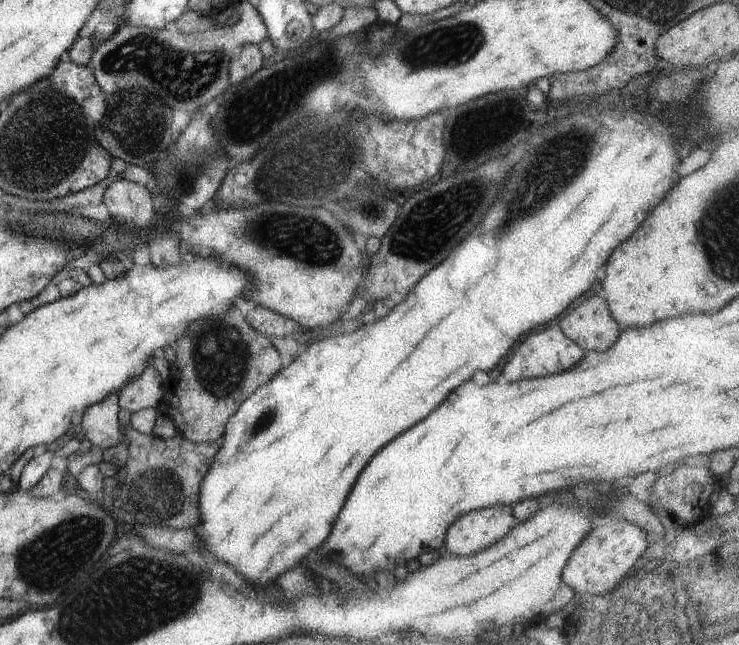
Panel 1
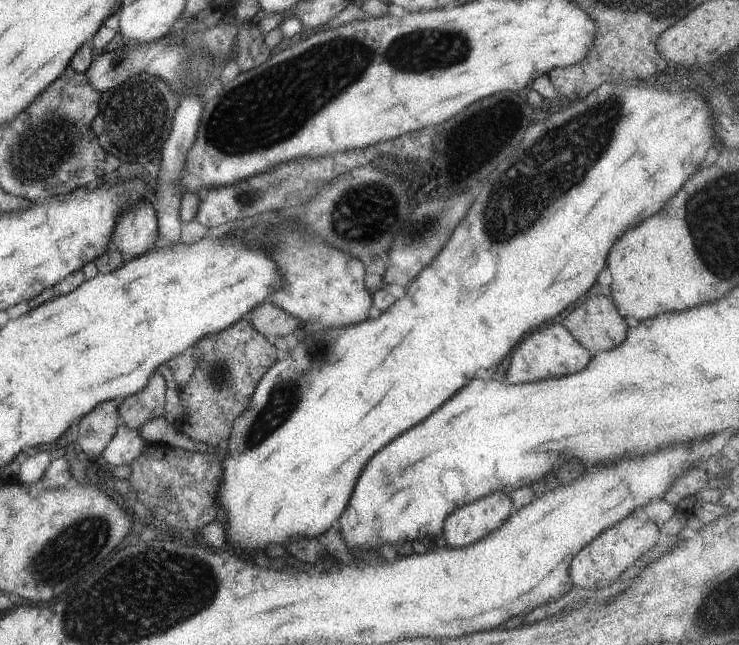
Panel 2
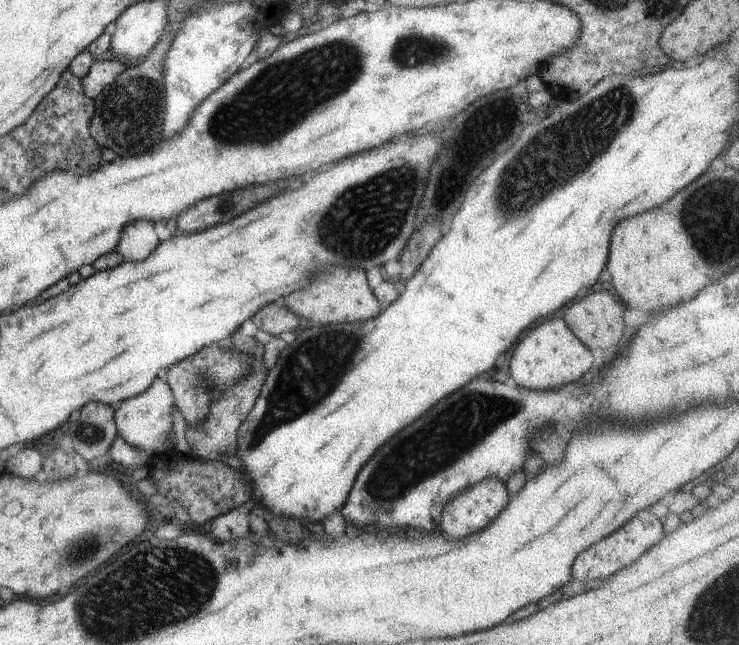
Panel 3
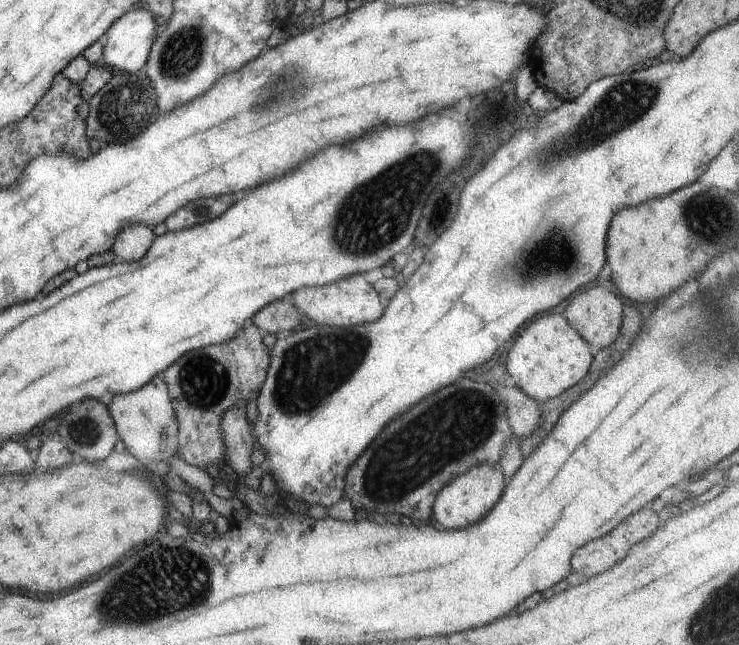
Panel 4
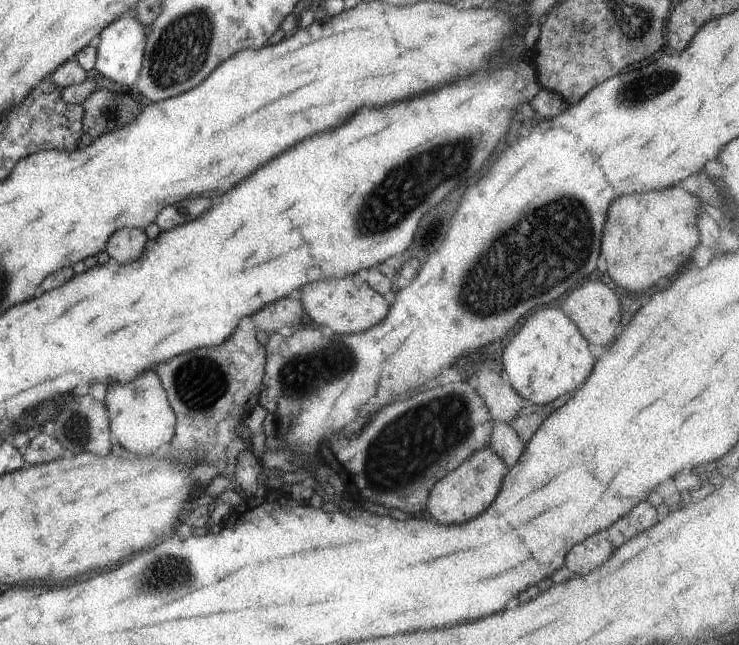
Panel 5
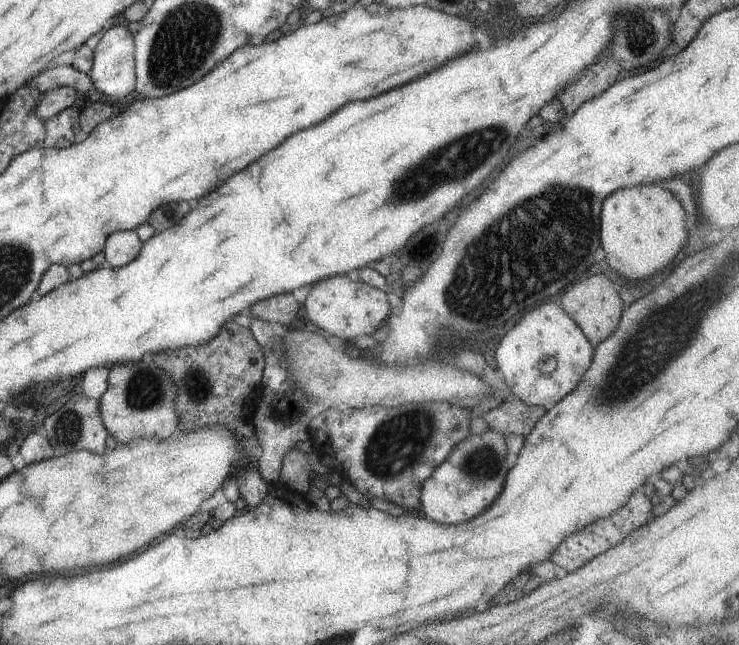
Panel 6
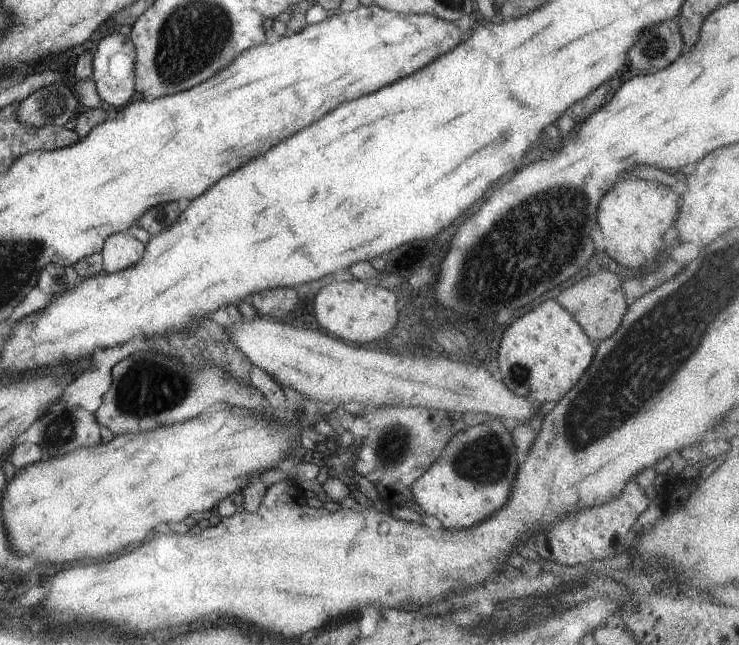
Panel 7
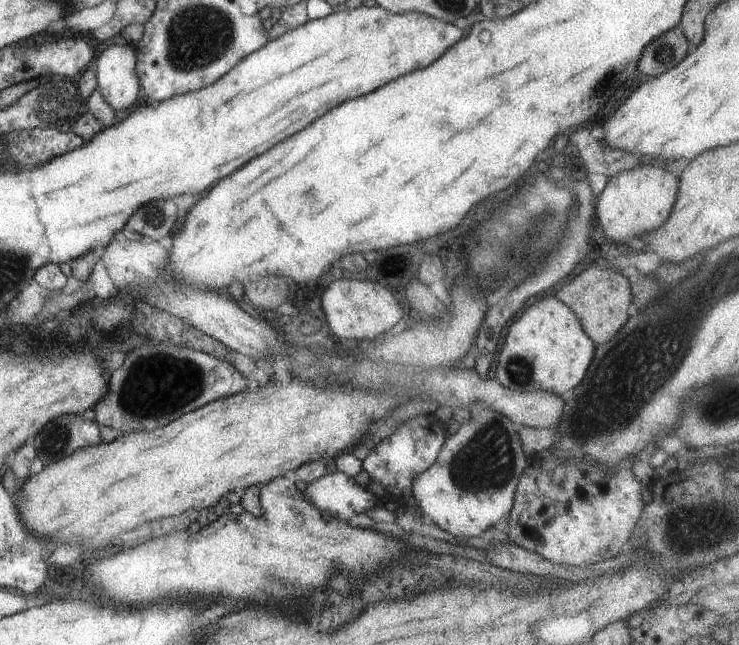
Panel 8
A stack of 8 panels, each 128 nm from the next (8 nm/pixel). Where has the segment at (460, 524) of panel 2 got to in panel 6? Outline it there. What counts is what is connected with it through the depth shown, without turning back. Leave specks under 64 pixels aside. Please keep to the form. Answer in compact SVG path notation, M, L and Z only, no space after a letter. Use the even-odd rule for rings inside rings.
M489 430L458 442L447 458L435 467L420 488L419 512L435 522L456 525L483 512L501 492L507 468L515 456L507 452L502 435Z

